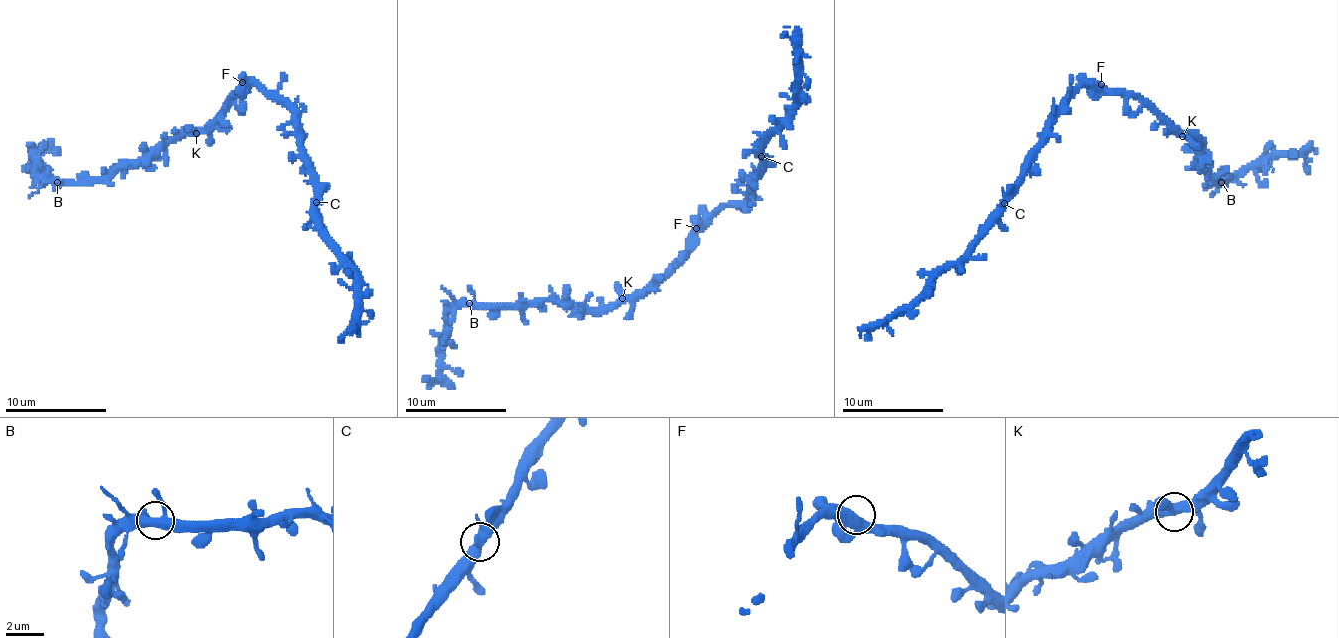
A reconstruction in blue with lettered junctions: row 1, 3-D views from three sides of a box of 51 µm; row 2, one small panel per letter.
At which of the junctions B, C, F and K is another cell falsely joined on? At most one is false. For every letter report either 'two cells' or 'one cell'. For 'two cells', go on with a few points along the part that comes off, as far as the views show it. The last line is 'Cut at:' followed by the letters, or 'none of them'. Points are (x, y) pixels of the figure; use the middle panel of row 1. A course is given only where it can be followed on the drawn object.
B: one cell
C: one cell
F: one cell
K: one cell
Cut at: none of them

